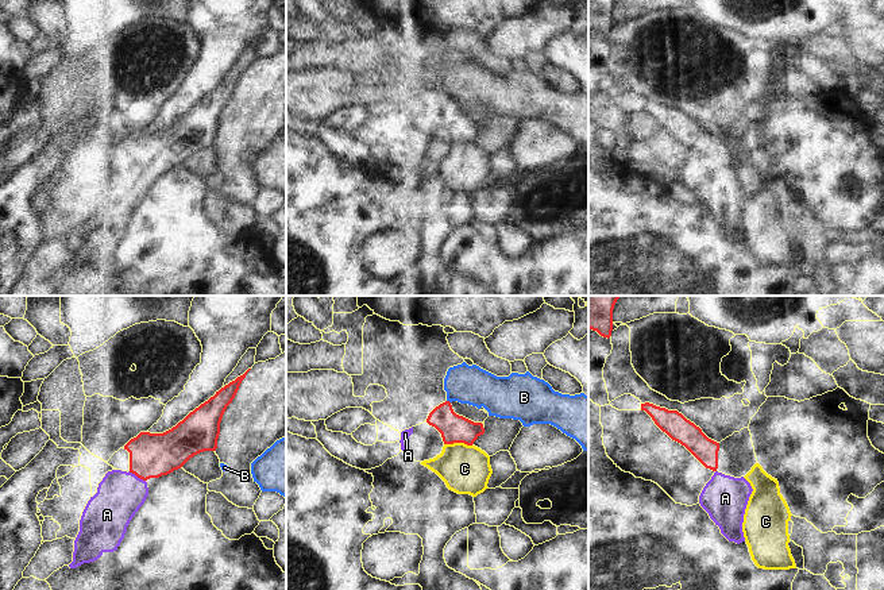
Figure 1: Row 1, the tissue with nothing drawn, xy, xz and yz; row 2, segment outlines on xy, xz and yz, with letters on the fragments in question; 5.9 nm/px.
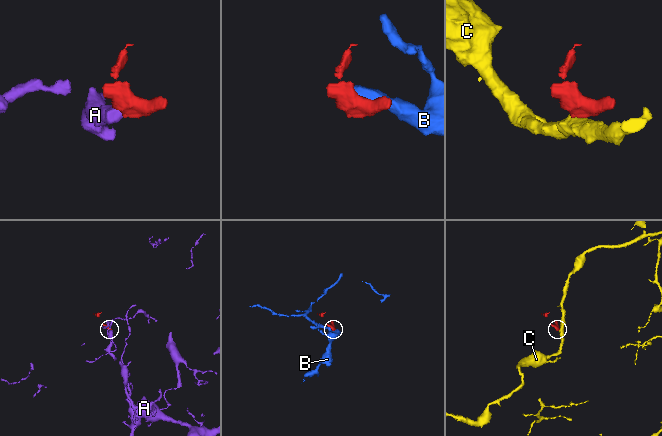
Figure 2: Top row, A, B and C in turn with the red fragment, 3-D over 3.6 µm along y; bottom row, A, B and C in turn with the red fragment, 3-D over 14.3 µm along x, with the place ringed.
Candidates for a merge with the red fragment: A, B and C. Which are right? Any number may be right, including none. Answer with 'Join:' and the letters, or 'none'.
Join: A

